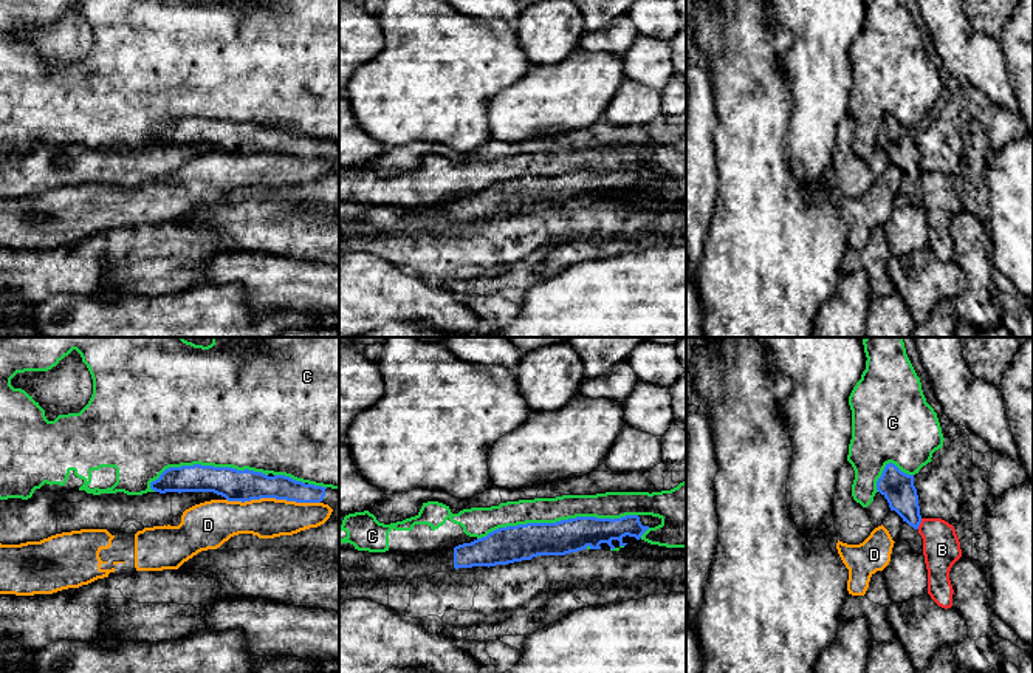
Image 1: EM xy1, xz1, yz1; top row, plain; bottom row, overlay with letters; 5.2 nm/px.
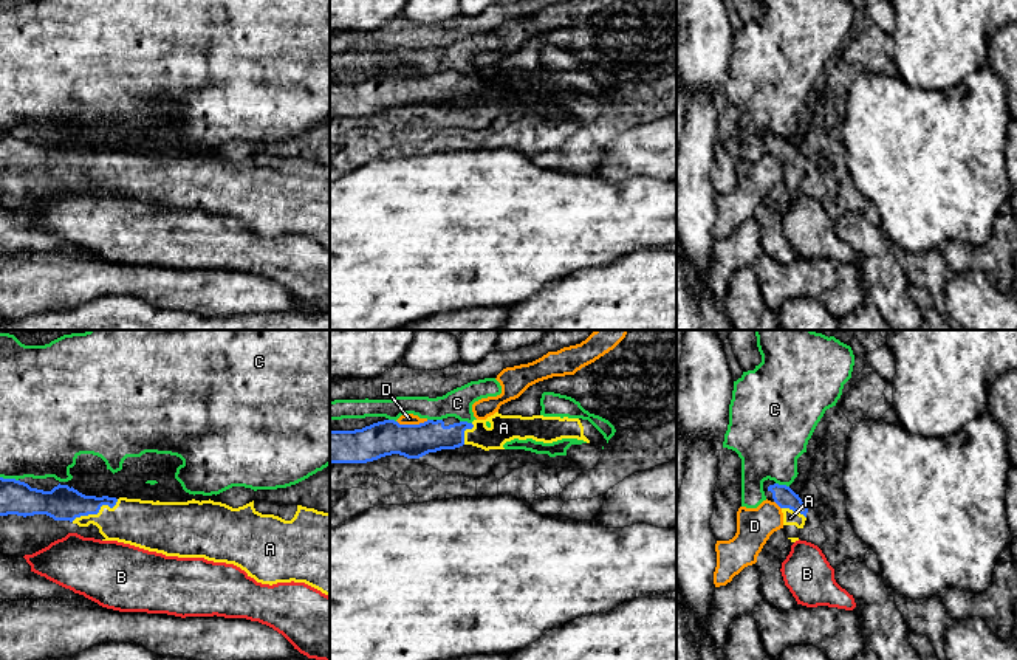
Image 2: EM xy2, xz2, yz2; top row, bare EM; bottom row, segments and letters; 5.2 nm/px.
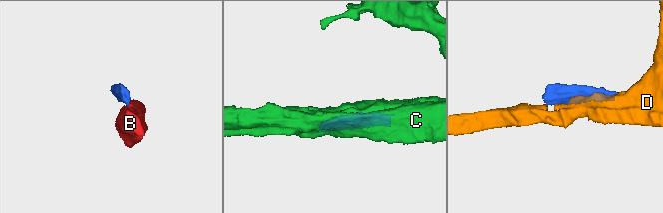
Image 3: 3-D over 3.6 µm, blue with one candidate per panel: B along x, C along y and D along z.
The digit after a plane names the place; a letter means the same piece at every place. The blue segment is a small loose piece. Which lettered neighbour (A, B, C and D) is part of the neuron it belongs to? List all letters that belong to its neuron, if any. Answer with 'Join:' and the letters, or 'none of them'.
Join: A

